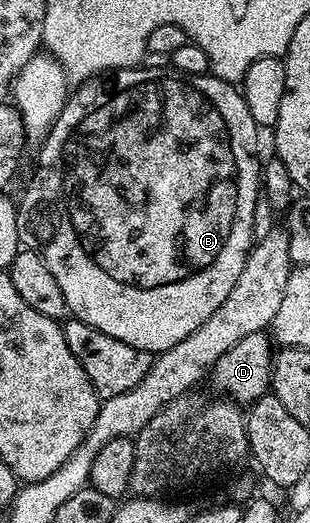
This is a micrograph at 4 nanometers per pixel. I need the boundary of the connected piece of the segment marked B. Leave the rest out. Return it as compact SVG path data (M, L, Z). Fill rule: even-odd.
M146 66L119 67L117 71L111 71L101 77L81 80L75 86L78 87L75 91L73 88L72 94L66 100L64 109L58 114L57 121L52 125L50 132L46 134L45 141L41 147L37 148L38 168L34 171L34 180L31 181L30 188L23 193L22 200L20 198L17 200L16 206L18 208L18 242L23 248L35 251L44 261L44 265L48 265L52 277L56 277L56 281L64 293L67 312L73 318L84 321L84 325L92 325L92 329L100 329L100 333L108 333L108 337L116 337L116 341L136 345L136 349L141 351L157 353L172 349L172 345L184 341L184 337L188 337L188 333L200 329L200 325L204 325L204 321L208 321L208 317L212 317L212 313L216 313L216 309L220 309L220 305L224 305L224 297L228 297L228 293L232 293L232 285L236 285L236 280L240 277L241 271L244 270L244 261L249 257L250 248L255 242L252 231L252 213L256 206L256 199L260 194L260 159L254 156L254 150L258 147L260 128L258 124L252 121L252 113L248 113L248 105L244 101L241 90L235 84L217 79L213 73L180 75L173 69L161 71L158 67Z

